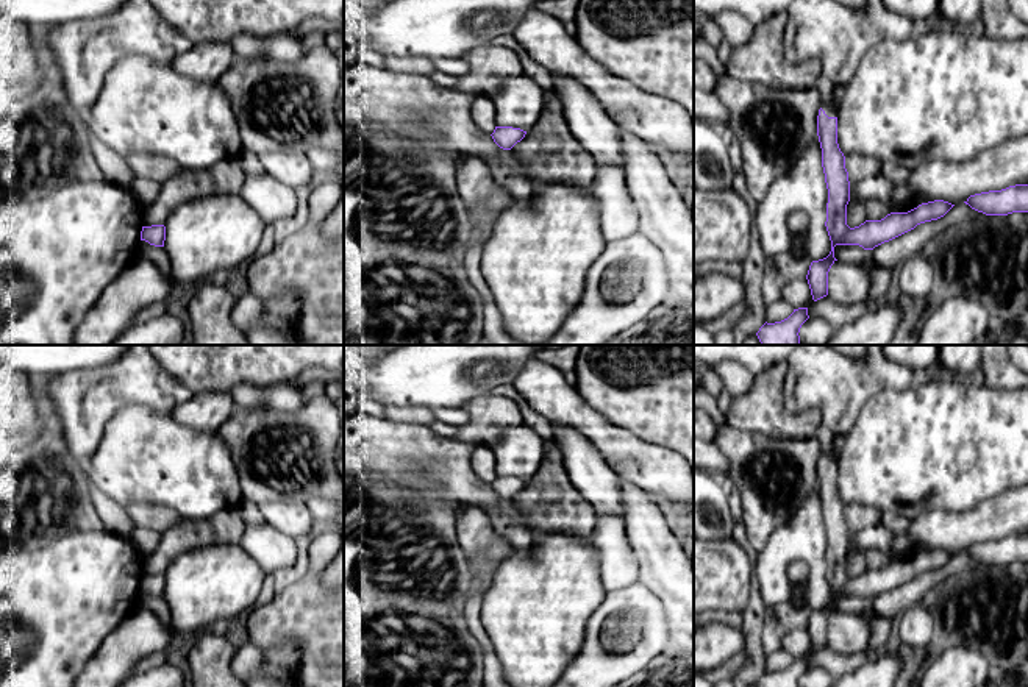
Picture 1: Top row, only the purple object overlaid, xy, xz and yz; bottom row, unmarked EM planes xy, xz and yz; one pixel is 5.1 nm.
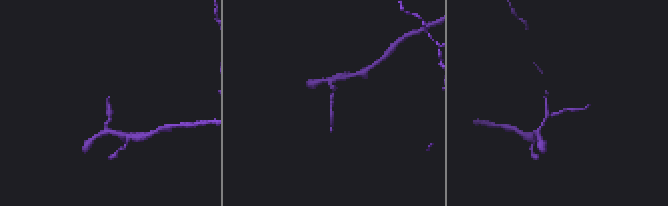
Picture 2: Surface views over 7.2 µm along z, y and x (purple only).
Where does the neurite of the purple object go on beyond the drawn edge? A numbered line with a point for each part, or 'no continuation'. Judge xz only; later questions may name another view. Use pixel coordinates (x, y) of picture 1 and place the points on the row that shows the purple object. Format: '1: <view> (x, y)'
no continuation

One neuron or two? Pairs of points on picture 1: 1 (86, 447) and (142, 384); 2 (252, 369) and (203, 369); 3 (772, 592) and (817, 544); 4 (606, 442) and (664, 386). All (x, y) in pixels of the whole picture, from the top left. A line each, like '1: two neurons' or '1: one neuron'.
1: one neuron
2: one neuron
3: one neuron
4: two neurons

